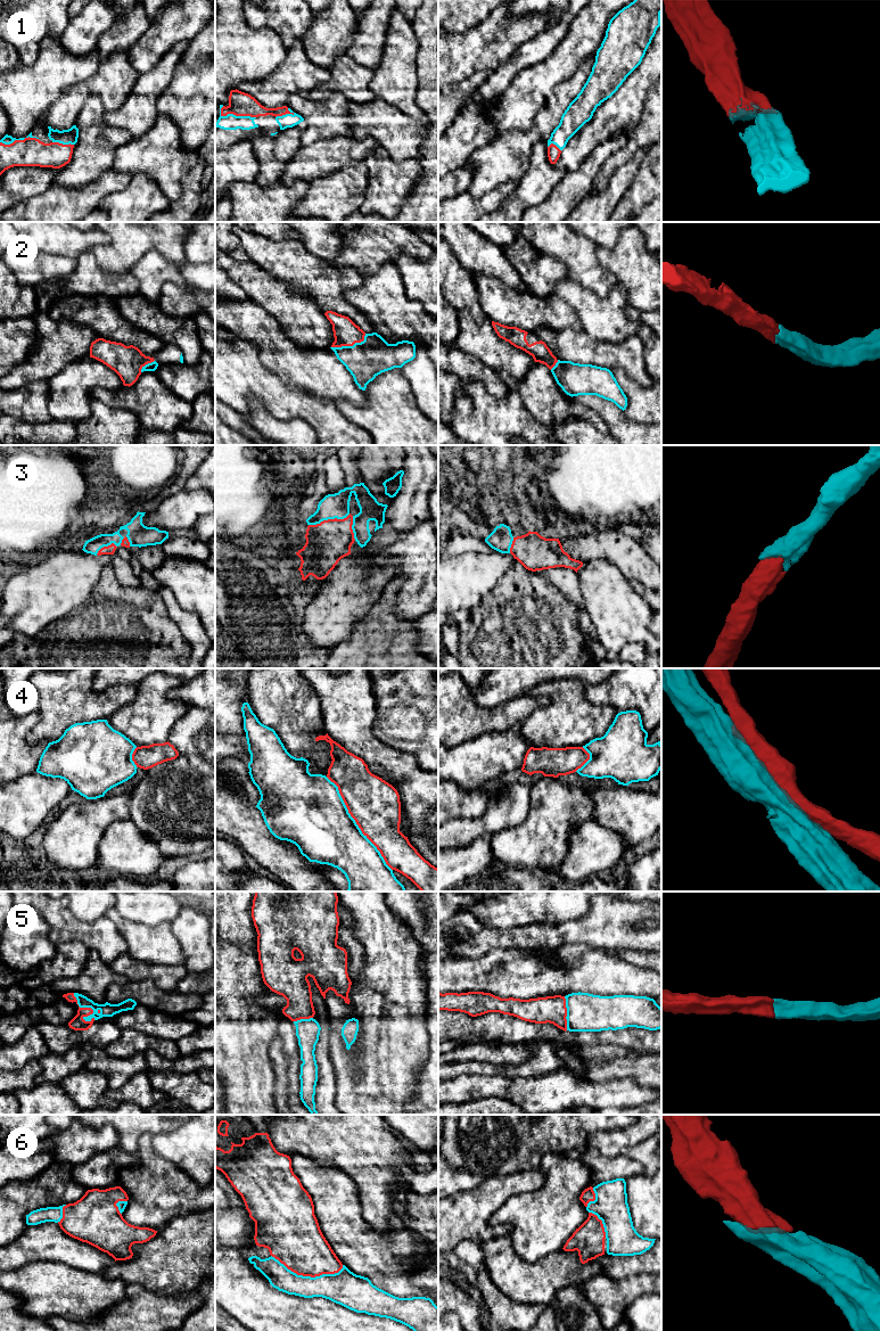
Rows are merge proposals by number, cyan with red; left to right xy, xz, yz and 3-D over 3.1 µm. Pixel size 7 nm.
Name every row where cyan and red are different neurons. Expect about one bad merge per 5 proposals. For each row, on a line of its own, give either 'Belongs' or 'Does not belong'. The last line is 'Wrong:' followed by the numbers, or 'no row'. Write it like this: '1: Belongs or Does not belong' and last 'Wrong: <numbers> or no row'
1: Belongs
2: Belongs
3: Belongs
4: Does not belong
5: Belongs
6: Belongs
Wrong: 4

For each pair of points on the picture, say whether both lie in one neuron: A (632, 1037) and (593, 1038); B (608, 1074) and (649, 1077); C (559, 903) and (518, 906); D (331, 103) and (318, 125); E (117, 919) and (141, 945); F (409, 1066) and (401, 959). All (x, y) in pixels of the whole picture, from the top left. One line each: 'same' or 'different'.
A: same
B: same
C: same
D: same
E: same
F: same

